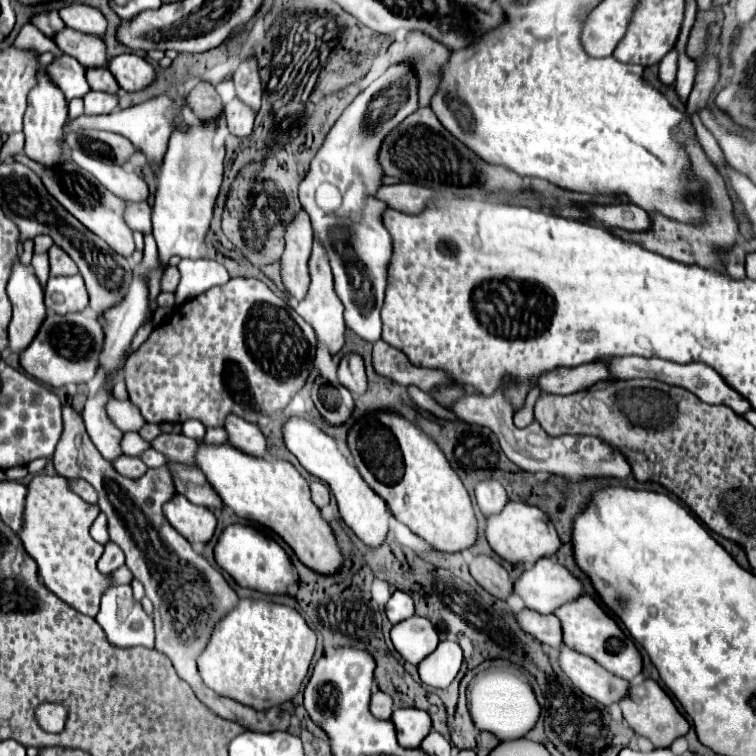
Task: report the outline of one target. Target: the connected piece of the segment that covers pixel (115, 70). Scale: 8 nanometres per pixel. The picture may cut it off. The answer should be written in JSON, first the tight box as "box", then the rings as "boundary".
{"box":[108,54,154,92],"boundary":[[[120,54],[108,60],[108,70],[126,92],[146,88],[154,80],[154,68],[136,54]]]}

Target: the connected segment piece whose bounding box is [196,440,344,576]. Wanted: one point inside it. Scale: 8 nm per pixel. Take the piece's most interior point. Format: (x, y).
(270, 491)

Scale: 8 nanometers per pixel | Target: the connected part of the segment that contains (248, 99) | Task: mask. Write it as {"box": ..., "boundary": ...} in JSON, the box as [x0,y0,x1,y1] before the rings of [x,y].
{"box":[234,56,262,108],"boundary":[[[254,56],[246,58],[238,70],[234,72],[234,84],[236,84],[236,96],[248,104],[250,108],[260,108],[262,98],[262,86],[260,86],[260,74],[258,74],[258,62]]]}

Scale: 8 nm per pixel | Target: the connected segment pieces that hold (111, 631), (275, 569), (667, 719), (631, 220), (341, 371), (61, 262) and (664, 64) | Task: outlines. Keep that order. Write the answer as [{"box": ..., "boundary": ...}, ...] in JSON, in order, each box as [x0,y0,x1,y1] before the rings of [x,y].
[{"box":[96,584,154,648],"boundary":[[[130,584],[114,586],[104,592],[96,620],[104,628],[110,644],[120,648],[154,648],[152,616],[148,616],[142,604],[134,600]]]},{"box":[214,524,296,594],"boundary":[[[242,524],[228,526],[214,548],[214,556],[216,564],[222,570],[226,570],[242,588],[258,590],[262,594],[286,594],[288,586],[296,582],[296,576],[292,572],[292,562],[284,552],[284,548],[278,546],[276,542],[268,542],[268,538],[252,526],[242,526]]]},{"box":[620,680,690,748],"boundary":[[[644,680],[642,684],[632,686],[630,694],[620,702],[620,708],[622,708],[624,718],[630,724],[630,728],[636,734],[648,738],[656,748],[670,748],[670,744],[676,738],[684,736],[690,730],[688,720],[678,712],[672,698],[654,680]]]},{"box":[590,204,650,232],"boundary":[[[626,204],[626,206],[596,206],[590,210],[592,220],[600,226],[612,228],[624,228],[628,232],[640,232],[646,230],[650,226],[648,214],[642,208],[636,208],[634,204]]]},{"box":[338,354,368,396],"boundary":[[[346,354],[340,368],[338,368],[338,380],[348,388],[354,396],[362,396],[368,388],[366,372],[364,372],[364,362],[358,354]]]},{"box":[48,246,78,276],"boundary":[[[52,246],[48,250],[48,258],[50,258],[50,276],[72,276],[72,274],[78,274],[78,268],[72,262],[72,258],[64,250],[60,250],[58,246]]]},{"box":[659,48,678,86],"boundary":[[[673,48],[659,62],[659,79],[666,86],[675,86],[677,73],[678,51]]]}]

